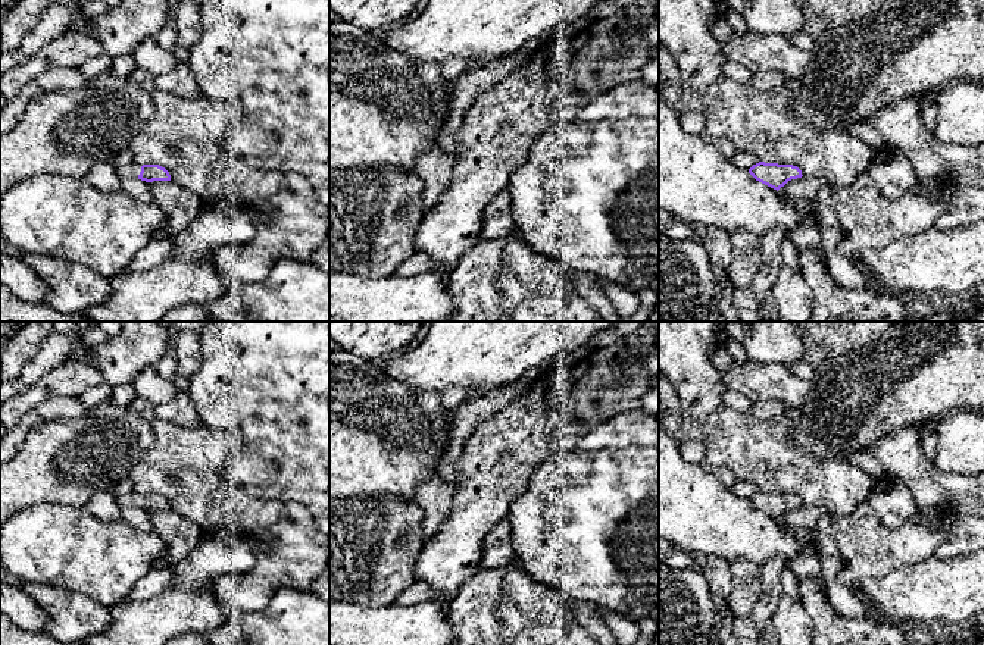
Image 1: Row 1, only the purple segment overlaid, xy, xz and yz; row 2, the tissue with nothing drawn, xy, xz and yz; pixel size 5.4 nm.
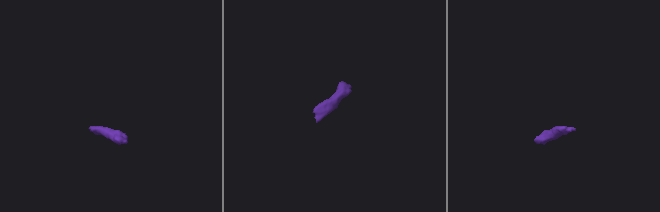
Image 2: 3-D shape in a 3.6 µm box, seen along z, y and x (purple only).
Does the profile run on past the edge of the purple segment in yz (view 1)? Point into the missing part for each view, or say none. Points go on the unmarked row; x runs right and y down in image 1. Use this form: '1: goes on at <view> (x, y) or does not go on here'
1: does not go on here

